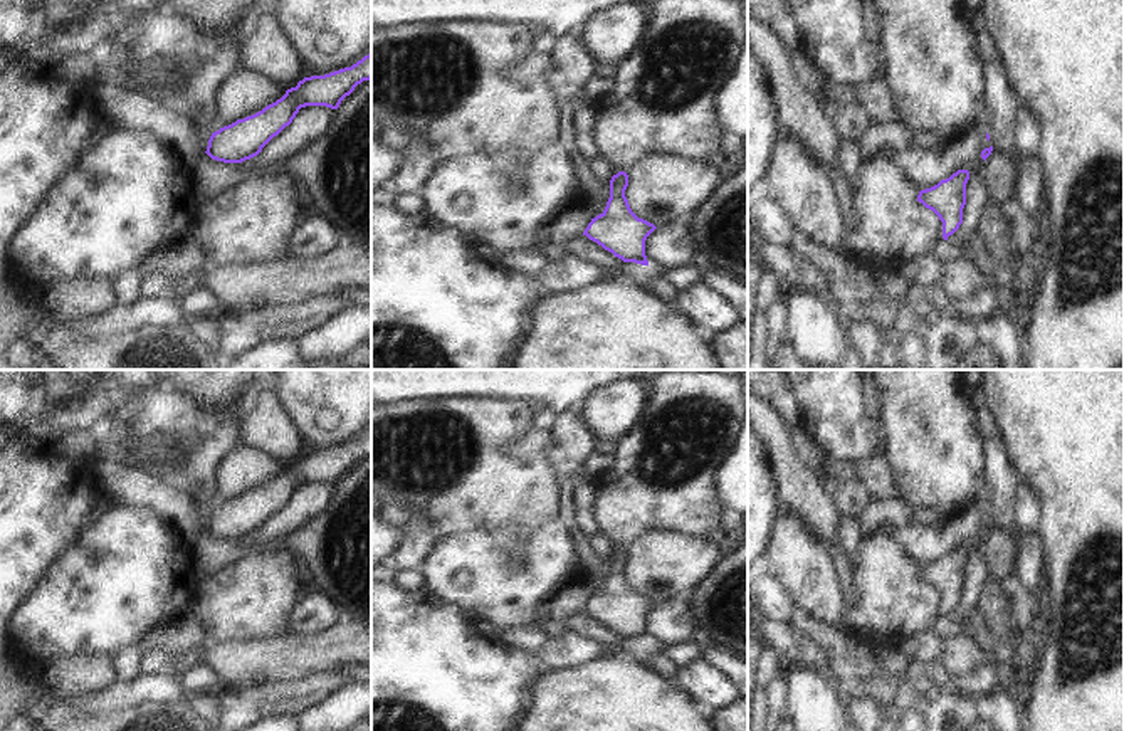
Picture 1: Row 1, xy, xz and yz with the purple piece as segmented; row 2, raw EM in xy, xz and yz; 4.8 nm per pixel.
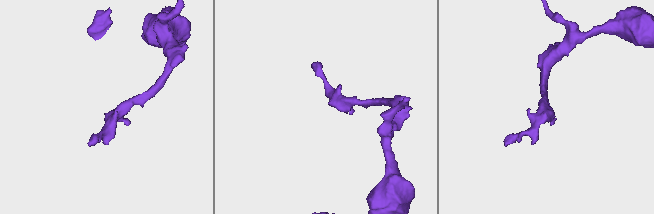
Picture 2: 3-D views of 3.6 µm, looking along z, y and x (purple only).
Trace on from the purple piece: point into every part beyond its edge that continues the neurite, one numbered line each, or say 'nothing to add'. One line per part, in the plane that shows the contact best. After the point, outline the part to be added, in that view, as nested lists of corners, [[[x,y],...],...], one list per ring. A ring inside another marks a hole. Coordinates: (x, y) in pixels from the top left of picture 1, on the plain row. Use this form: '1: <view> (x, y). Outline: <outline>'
nothing to add

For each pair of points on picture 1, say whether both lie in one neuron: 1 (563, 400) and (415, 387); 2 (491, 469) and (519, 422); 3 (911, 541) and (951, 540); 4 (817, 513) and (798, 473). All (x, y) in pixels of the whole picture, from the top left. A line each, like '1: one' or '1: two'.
1: one
2: one
3: one
4: one

